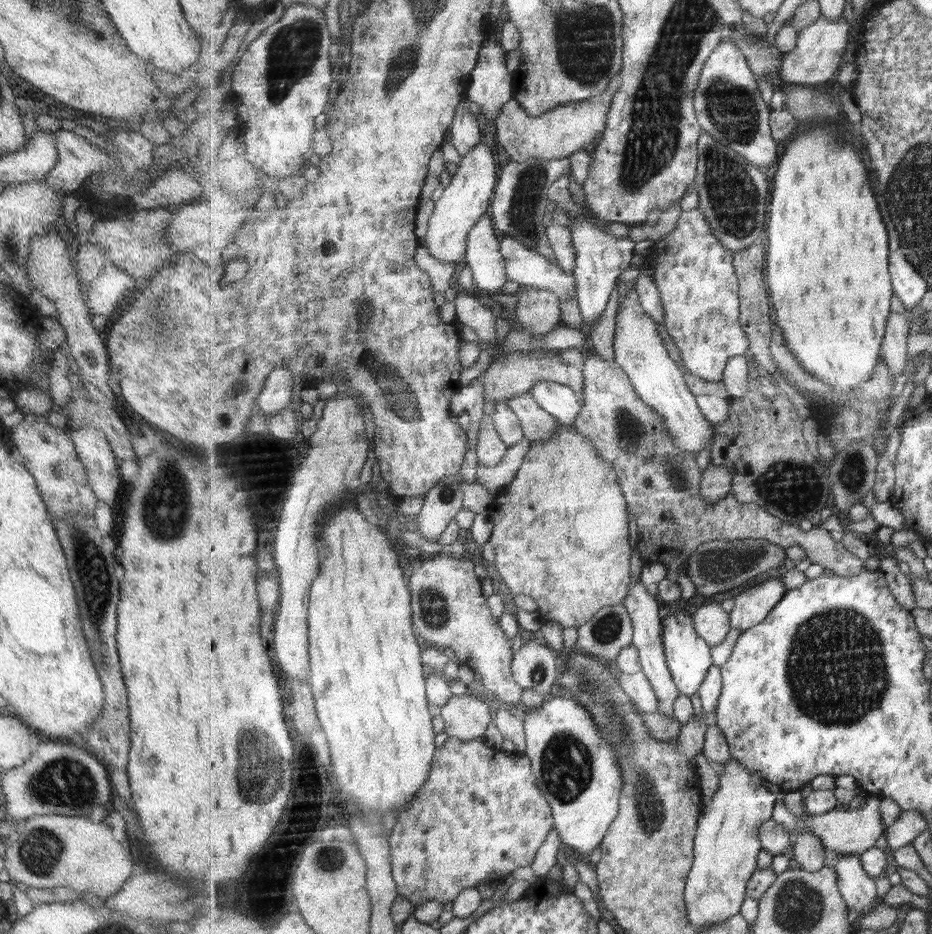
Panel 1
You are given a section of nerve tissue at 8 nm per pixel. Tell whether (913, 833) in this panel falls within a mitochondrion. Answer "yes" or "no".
no

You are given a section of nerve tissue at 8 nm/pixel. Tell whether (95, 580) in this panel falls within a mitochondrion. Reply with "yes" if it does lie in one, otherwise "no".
yes

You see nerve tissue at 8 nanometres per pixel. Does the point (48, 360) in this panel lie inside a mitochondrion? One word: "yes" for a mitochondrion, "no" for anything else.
no

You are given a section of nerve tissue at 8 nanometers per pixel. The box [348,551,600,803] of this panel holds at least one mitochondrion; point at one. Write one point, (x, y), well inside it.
(436, 611)

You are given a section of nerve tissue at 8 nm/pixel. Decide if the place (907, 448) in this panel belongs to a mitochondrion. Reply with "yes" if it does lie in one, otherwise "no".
no

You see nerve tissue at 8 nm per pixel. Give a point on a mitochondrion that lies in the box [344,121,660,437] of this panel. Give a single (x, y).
(405, 404)

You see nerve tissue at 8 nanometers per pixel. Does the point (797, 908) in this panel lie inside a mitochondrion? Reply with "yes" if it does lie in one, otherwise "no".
yes

